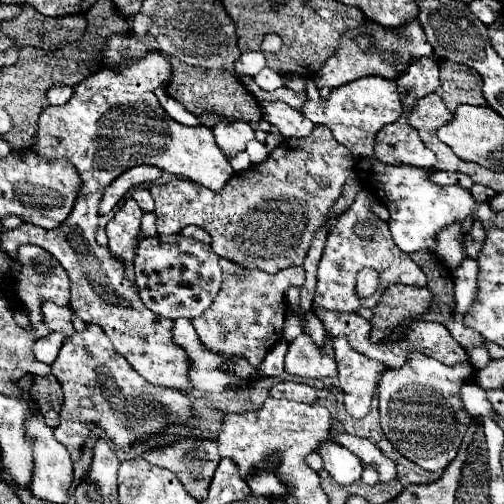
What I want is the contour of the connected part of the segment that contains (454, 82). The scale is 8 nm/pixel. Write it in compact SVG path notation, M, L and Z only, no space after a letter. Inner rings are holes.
M450 60L440 62L440 86L436 94L444 100L446 108L454 112L460 104L486 106L482 96L482 80L474 68Z

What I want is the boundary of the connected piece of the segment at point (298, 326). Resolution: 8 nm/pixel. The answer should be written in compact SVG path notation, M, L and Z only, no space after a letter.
M294 314L286 316L286 324L284 324L286 342L292 342L298 334L302 334L302 324L304 324L304 320L300 316L294 316Z

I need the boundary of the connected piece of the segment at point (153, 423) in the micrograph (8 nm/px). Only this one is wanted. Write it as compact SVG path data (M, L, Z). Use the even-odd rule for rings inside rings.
M86 324L84 332L68 336L50 368L64 390L60 426L54 430L54 436L68 448L72 460L80 458L90 426L106 430L106 438L112 440L118 450L126 452L136 440L150 440L160 434L164 426L188 424L188 420L194 418L192 402L186 394L174 388L154 386L138 376L138 372L134 372L116 352L114 344L98 324Z

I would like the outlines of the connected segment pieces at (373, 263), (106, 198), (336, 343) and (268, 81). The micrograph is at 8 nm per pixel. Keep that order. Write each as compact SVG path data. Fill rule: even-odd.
M360 190L356 196L356 202L344 212L334 228L330 230L326 238L326 246L322 252L322 260L318 266L318 284L314 294L314 304L334 310L334 312L356 312L360 306L374 306L378 304L382 296L382 288L388 288L390 284L406 284L406 286L426 286L426 276L420 270L420 266L402 252L388 230L388 224L372 214L370 202L374 196L368 190ZM362 268L374 268L378 272L378 290L368 296L360 298L356 294L356 274Z
M134 166L128 172L120 174L110 186L106 186L106 190L102 194L102 200L100 200L100 206L98 206L98 214L104 216L104 214L112 212L112 208L118 204L118 200L130 188L140 186L140 184L156 182L160 176L162 176L162 170L160 168L152 168L152 166Z
M344 336L332 338L334 358L338 366L338 382L344 392L346 412L360 420L370 412L374 390L386 372L386 364L356 352Z
M264 68L260 74L254 76L254 82L256 82L262 90L272 92L272 90L284 86L284 76L278 74L278 72L274 72L274 70L270 70L270 68Z

